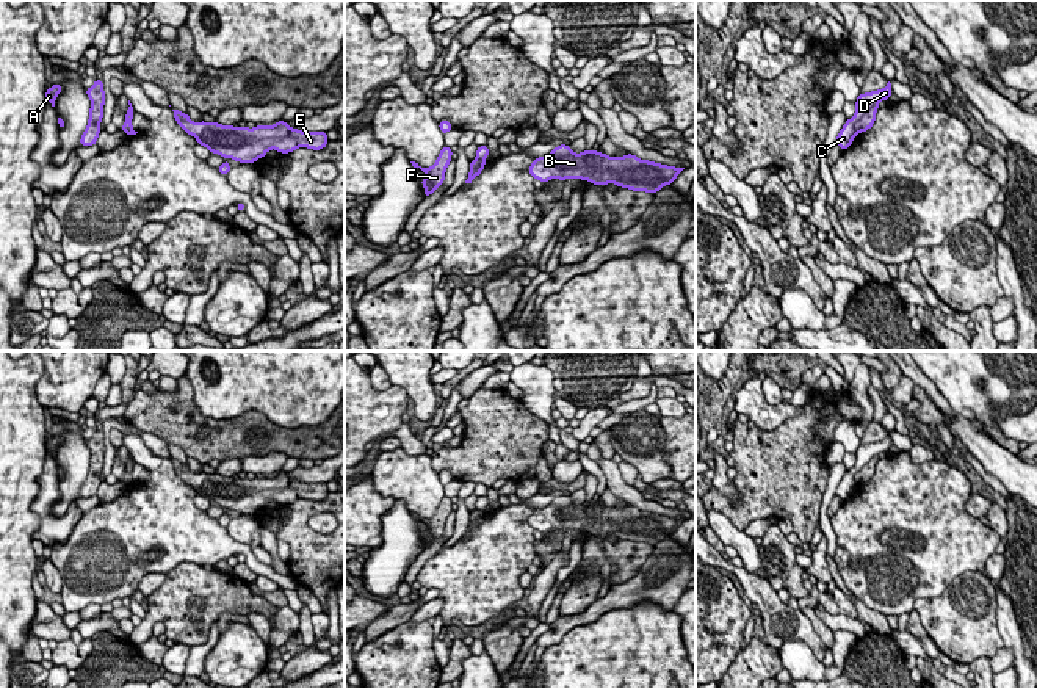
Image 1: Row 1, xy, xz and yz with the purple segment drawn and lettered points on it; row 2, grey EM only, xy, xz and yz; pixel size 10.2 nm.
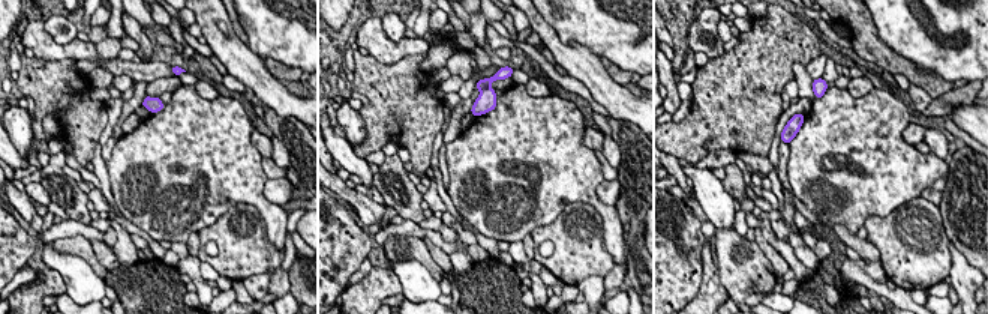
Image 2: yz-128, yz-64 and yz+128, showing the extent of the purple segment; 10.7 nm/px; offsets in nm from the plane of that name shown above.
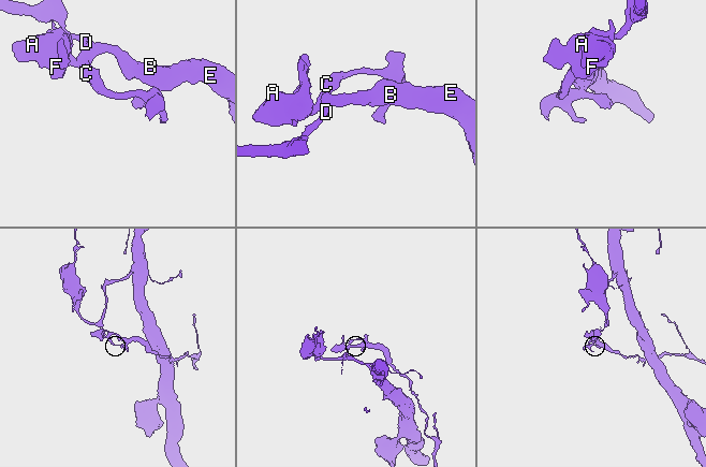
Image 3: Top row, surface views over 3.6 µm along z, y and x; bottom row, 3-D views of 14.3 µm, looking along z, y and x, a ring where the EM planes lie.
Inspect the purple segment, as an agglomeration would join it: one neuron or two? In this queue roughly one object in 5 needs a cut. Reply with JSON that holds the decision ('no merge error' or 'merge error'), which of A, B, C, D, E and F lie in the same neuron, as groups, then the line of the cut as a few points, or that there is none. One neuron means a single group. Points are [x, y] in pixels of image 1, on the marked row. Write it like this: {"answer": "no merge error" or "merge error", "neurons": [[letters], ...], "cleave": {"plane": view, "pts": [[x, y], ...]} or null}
{"answer": "merge error", "neurons": [["A", "B", "E", "F"], ["C", "D"]], "cleave": {"plane": "yz", "pts": [[876, 104], [854, 124], [856, 132]]}}

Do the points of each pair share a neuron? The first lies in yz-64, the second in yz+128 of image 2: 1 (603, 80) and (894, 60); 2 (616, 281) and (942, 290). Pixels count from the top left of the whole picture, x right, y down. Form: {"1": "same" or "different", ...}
{"1": "different", "2": "same"}

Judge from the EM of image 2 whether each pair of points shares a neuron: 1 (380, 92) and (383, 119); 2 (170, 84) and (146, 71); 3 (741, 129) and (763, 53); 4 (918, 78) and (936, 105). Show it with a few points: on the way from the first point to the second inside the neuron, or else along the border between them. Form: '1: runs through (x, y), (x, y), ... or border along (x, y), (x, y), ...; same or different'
1: runs through (383, 98), (383, 113); same
2: border along (174, 75), (155, 78), (147, 83); different
3: runs through (741, 110), (741, 90), (754, 72); same
4: border along (952, 89), (933, 99); different

